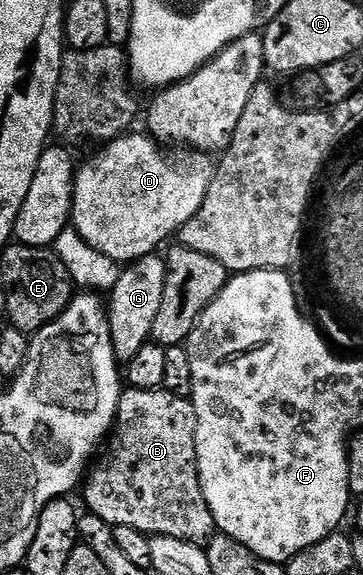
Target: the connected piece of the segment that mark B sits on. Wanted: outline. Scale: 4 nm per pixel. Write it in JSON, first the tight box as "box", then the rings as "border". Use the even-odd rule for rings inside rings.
{"box":[82,387,217,545],"border":[[[128,387],[119,400],[115,427],[106,441],[105,451],[98,457],[99,465],[97,460],[86,477],[82,489],[87,499],[86,511],[112,526],[133,526],[138,532],[145,532],[150,537],[168,536],[190,544],[206,545],[217,534],[217,529],[201,490],[196,430],[195,407],[187,396],[178,396],[176,392],[168,392],[164,387],[153,390]]]}

